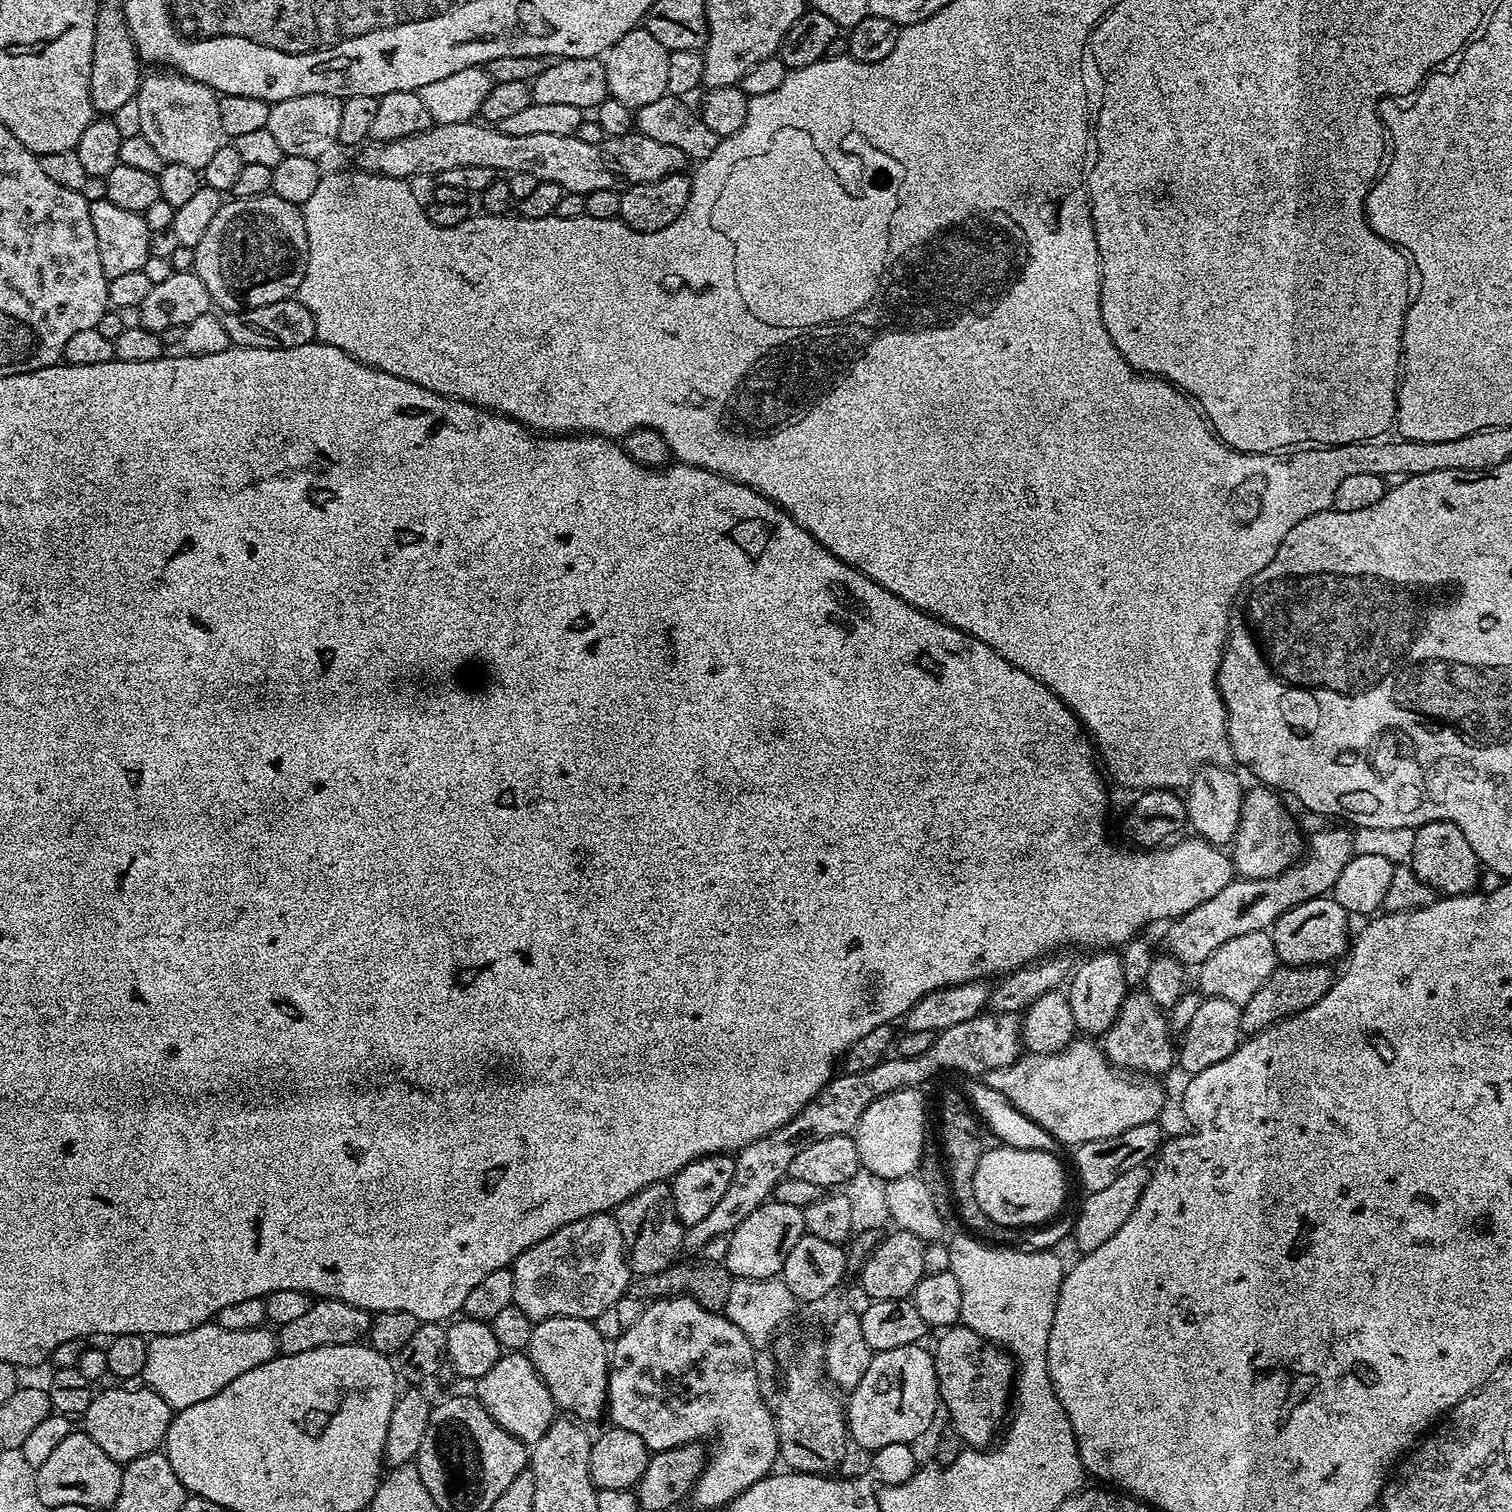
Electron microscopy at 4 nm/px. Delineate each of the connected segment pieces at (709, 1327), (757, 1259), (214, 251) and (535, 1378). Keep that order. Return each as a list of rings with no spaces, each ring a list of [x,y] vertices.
[[[668,1296],[664,1300],[651,1301],[645,1307],[642,1318],[638,1318],[638,1322],[634,1322],[634,1326],[630,1326],[630,1330],[626,1330],[626,1334],[619,1336],[610,1348],[606,1416],[607,1419],[612,1419],[609,1421],[615,1427],[622,1430],[634,1430],[634,1434],[638,1434],[638,1438],[642,1438],[644,1445],[652,1452],[665,1452],[683,1444],[704,1442],[707,1441],[707,1436],[713,1436],[716,1439],[716,1445],[710,1448],[711,1456],[704,1465],[704,1473],[701,1474],[696,1482],[696,1487],[690,1493],[690,1500],[693,1500],[700,1508],[723,1509],[731,1500],[738,1498],[738,1494],[742,1494],[747,1488],[754,1486],[754,1482],[769,1475],[777,1467],[775,1464],[778,1464],[780,1443],[776,1433],[776,1418],[770,1404],[764,1401],[764,1396],[760,1393],[760,1376],[756,1373],[756,1356],[752,1351],[754,1351],[752,1341],[748,1340],[746,1334],[742,1334],[742,1330],[738,1330],[738,1326],[734,1326],[734,1322],[730,1322],[723,1312],[706,1310],[688,1296]]]
[[[774,1198],[758,1206],[728,1236],[730,1250],[726,1250],[724,1267],[738,1280],[770,1280],[779,1277],[786,1266],[786,1254],[794,1250],[794,1242],[806,1235],[804,1231],[804,1209],[786,1206]]]
[[[271,194],[245,200],[232,198],[229,201],[229,204],[228,201],[221,203],[202,242],[198,242],[194,250],[195,274],[202,278],[202,286],[206,286],[213,305],[224,312],[241,312],[247,308],[270,306],[270,302],[289,299],[299,289],[306,274],[308,243],[303,211],[297,205]]]
[[[508,1352],[501,1355],[500,1360],[494,1362],[494,1367],[482,1379],[475,1381],[474,1388],[476,1388],[474,1389],[476,1399],[488,1411],[490,1418],[494,1418],[494,1422],[498,1422],[498,1426],[502,1426],[502,1430],[515,1436],[521,1438],[543,1436],[546,1430],[550,1430],[552,1421],[557,1419],[558,1409],[552,1400],[550,1390],[546,1386],[546,1382],[542,1382],[542,1378],[536,1373],[530,1362],[530,1358],[524,1352]]]

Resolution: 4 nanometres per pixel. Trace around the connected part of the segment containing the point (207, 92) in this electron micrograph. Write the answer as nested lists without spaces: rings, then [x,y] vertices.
[[[177,72],[145,75],[135,100],[141,116],[141,135],[167,164],[190,166],[201,171],[224,142],[218,115],[217,93],[204,83]]]

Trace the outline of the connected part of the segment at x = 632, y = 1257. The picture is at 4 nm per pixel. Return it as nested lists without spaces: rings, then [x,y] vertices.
[[[671,1183],[651,1184],[646,1190],[638,1190],[638,1194],[626,1198],[626,1202],[614,1209],[614,1215],[618,1230],[622,1230],[624,1257],[633,1277],[658,1274],[658,1270],[666,1270],[677,1263],[679,1256],[676,1255],[684,1248],[686,1228],[674,1210]]]

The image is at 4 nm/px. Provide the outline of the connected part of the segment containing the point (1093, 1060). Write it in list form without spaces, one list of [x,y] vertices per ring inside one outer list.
[[[1077,1038],[1054,1054],[1028,1052],[1008,1066],[985,1072],[982,1081],[993,1090],[998,1090],[1014,1109],[1021,1111],[1049,1132],[1061,1145],[1075,1146],[1094,1142],[1098,1138],[1110,1138],[1130,1130],[1130,1126],[1142,1126],[1159,1121],[1164,1108],[1164,1088],[1159,1079],[1143,1074],[1125,1074],[1113,1068],[1099,1043],[1088,1038]]]

